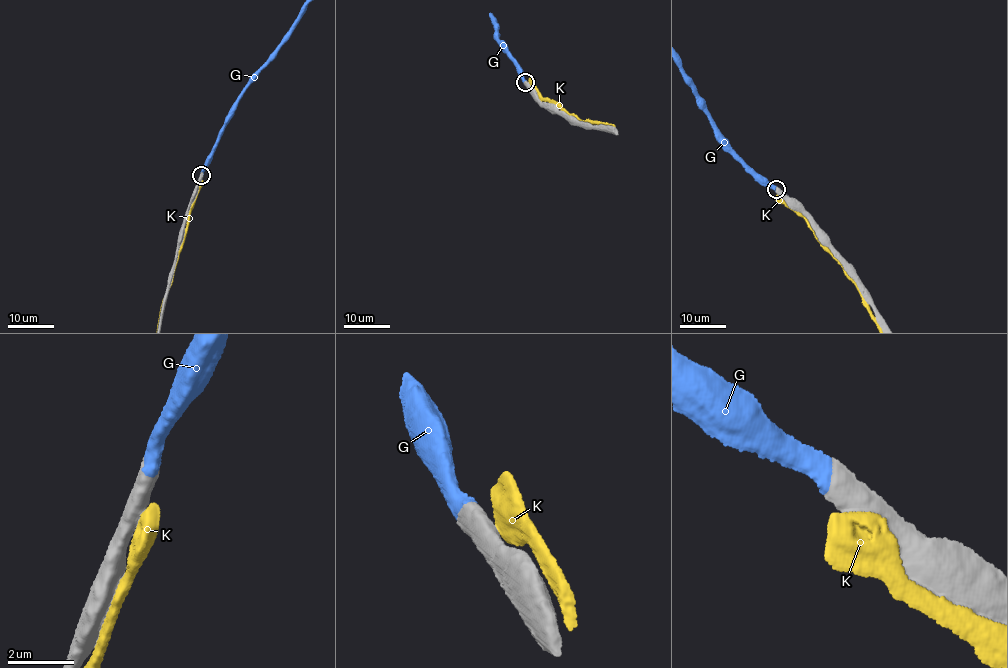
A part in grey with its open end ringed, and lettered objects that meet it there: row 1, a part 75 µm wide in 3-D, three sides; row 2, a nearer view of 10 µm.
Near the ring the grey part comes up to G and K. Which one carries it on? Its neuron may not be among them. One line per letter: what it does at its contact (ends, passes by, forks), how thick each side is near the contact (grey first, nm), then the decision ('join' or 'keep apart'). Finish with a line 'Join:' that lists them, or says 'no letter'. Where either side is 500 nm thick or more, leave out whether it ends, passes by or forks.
G: calibres 650 and 550 nm; join
K: calibres 550 and 600 nm; keep apart
Join: G

